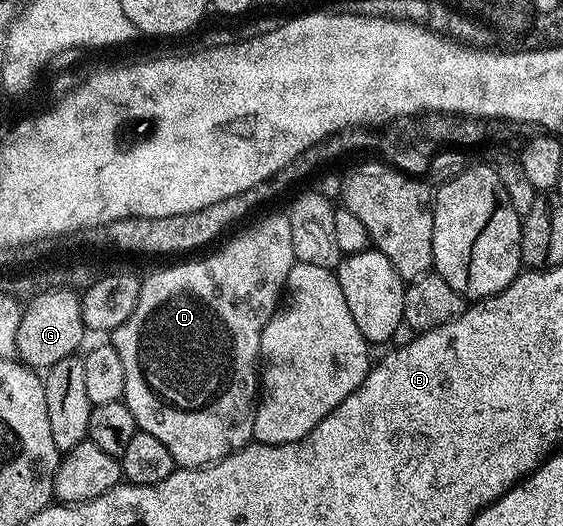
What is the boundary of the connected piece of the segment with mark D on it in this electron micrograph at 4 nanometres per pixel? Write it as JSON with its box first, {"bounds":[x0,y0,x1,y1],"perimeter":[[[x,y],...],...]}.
{"bounds":[113,214,296,468],"perimeter":[[[271,214],[268,218],[260,220],[256,226],[243,230],[228,246],[220,248],[216,254],[203,258],[200,262],[187,262],[191,260],[179,260],[176,266],[167,266],[156,274],[142,279],[137,296],[137,308],[113,332],[113,344],[117,348],[117,356],[121,356],[121,365],[125,368],[125,392],[122,401],[126,402],[129,412],[133,412],[133,420],[139,430],[149,432],[156,440],[161,440],[165,448],[169,448],[169,456],[173,456],[176,467],[194,468],[196,466],[209,466],[212,462],[219,462],[225,456],[229,456],[234,450],[239,450],[252,441],[253,420],[257,405],[257,387],[261,378],[257,373],[260,365],[259,345],[261,344],[261,332],[265,324],[274,316],[284,293],[287,277],[295,267],[296,257],[293,252],[293,228],[289,224],[287,214]]]}

